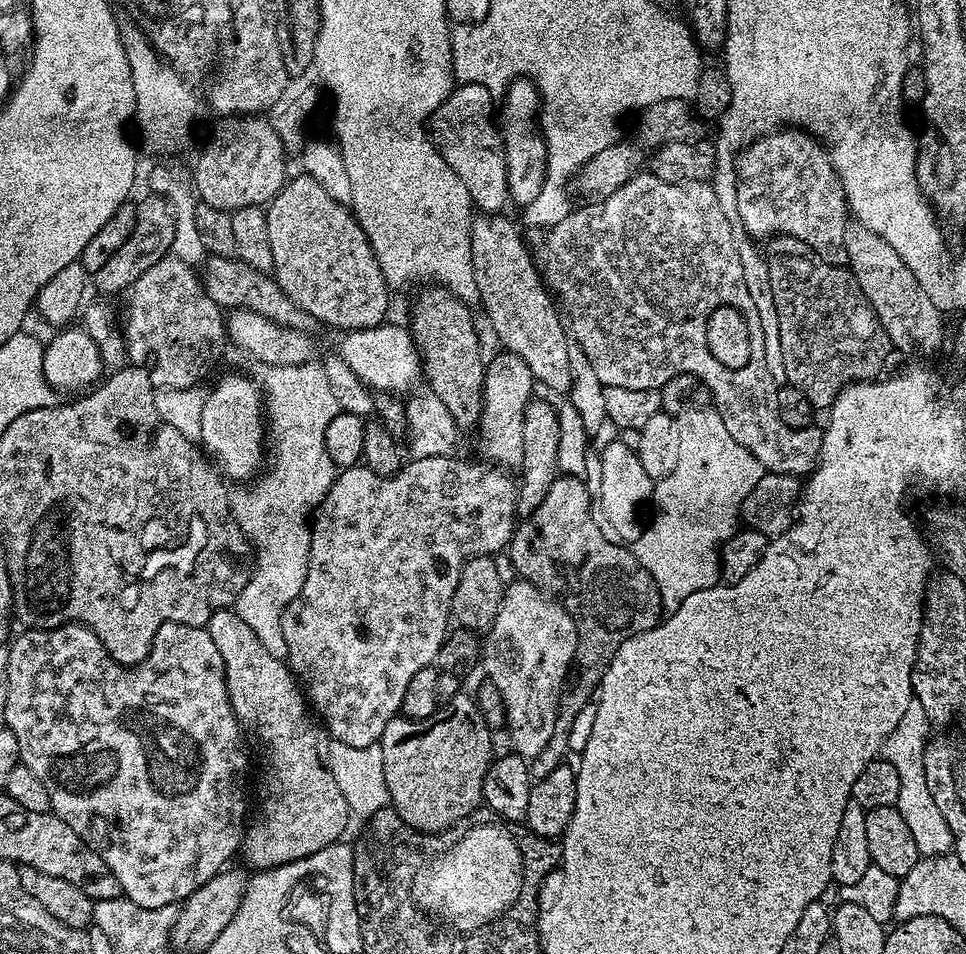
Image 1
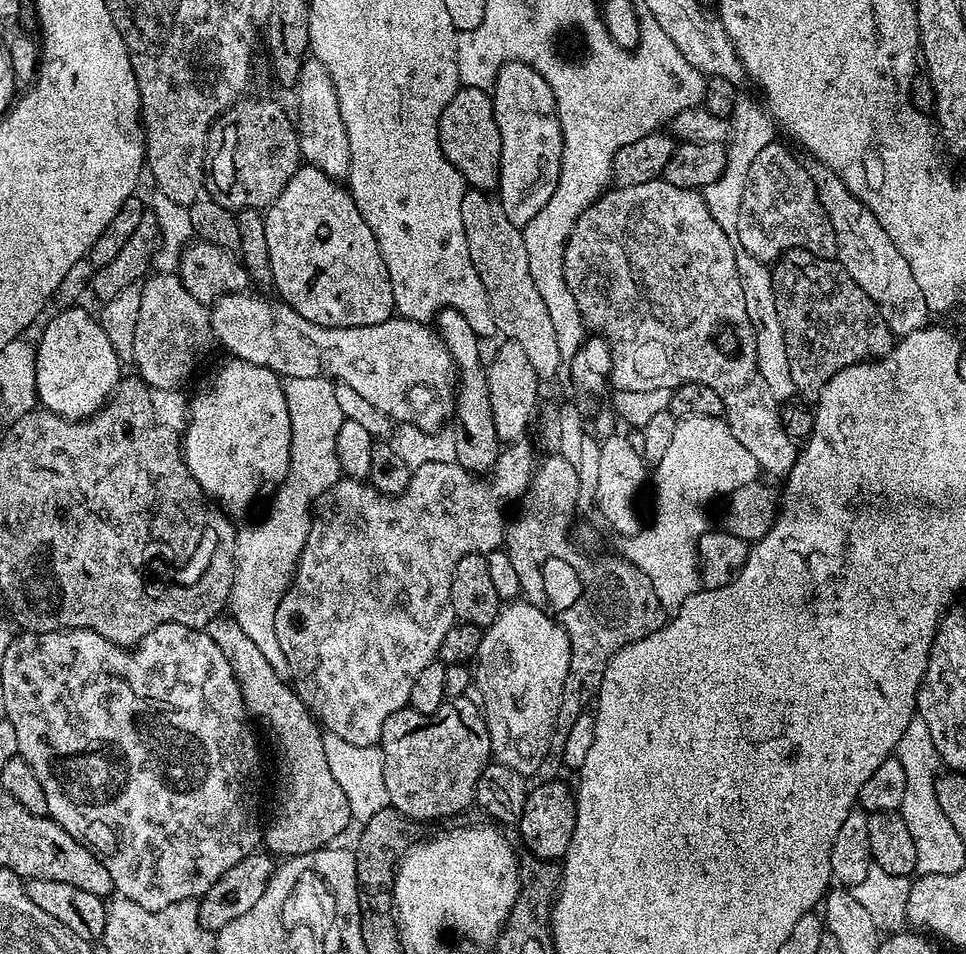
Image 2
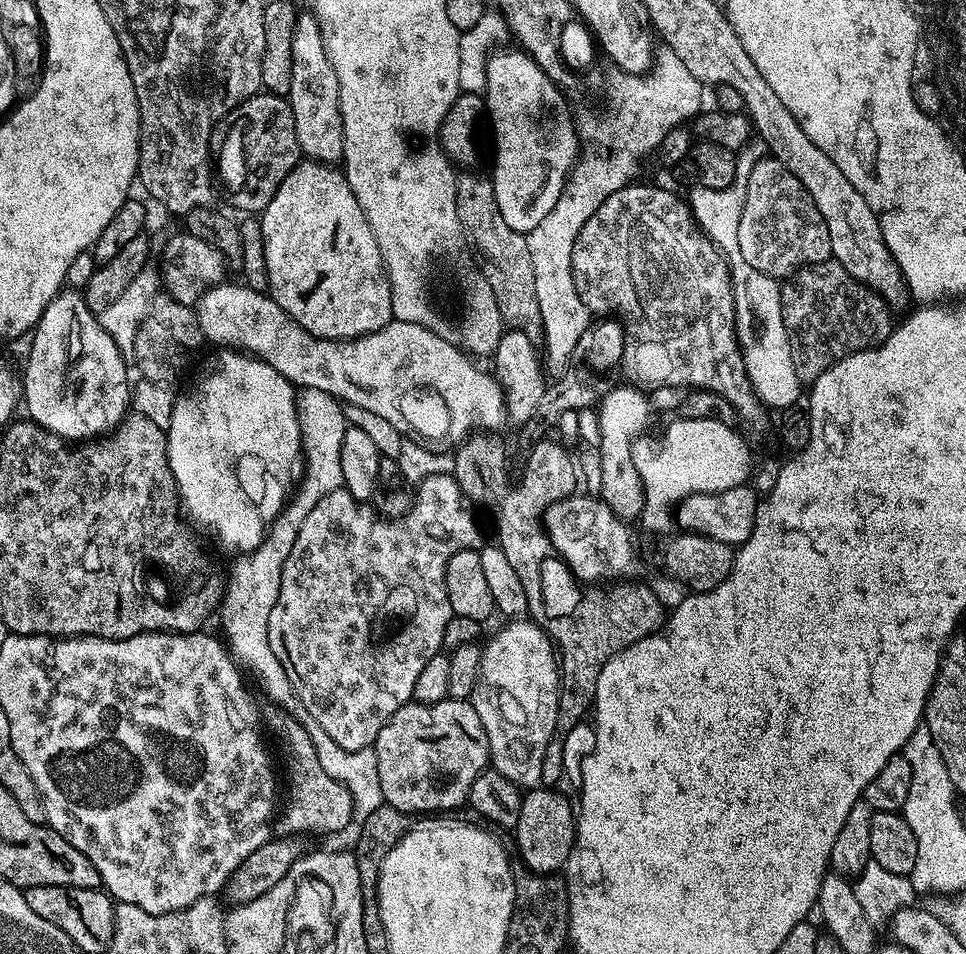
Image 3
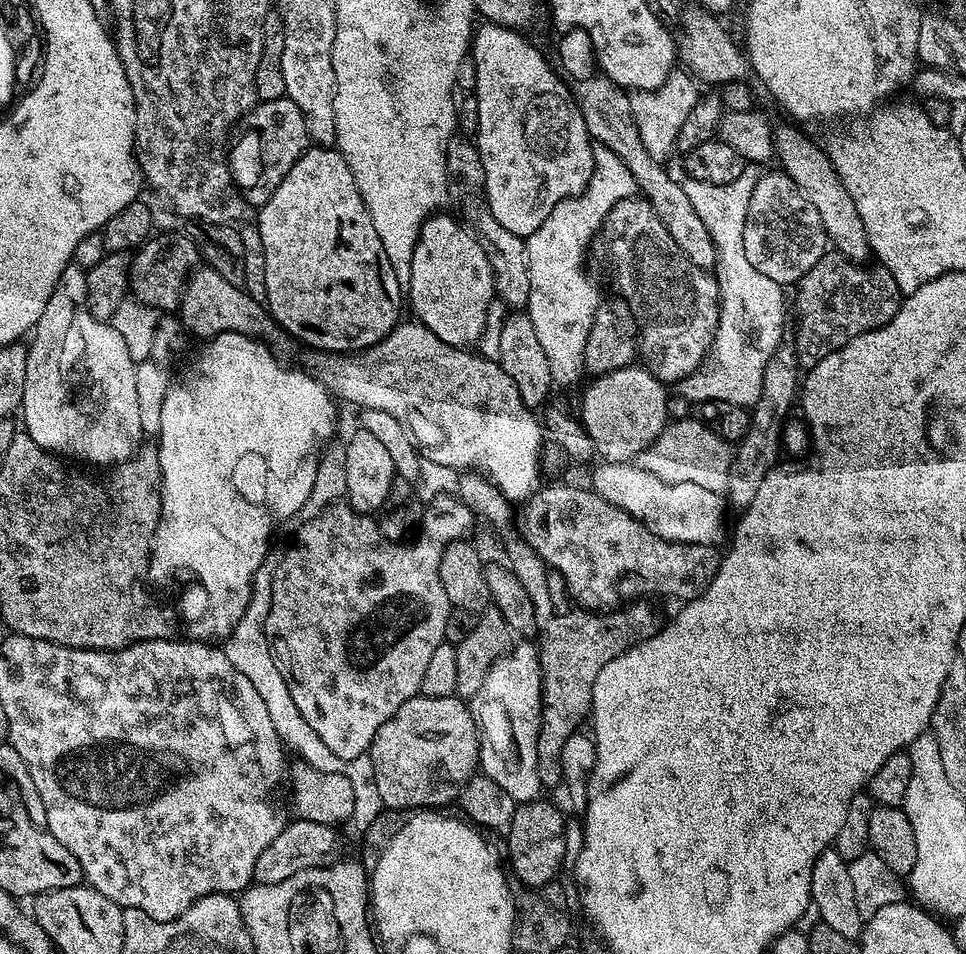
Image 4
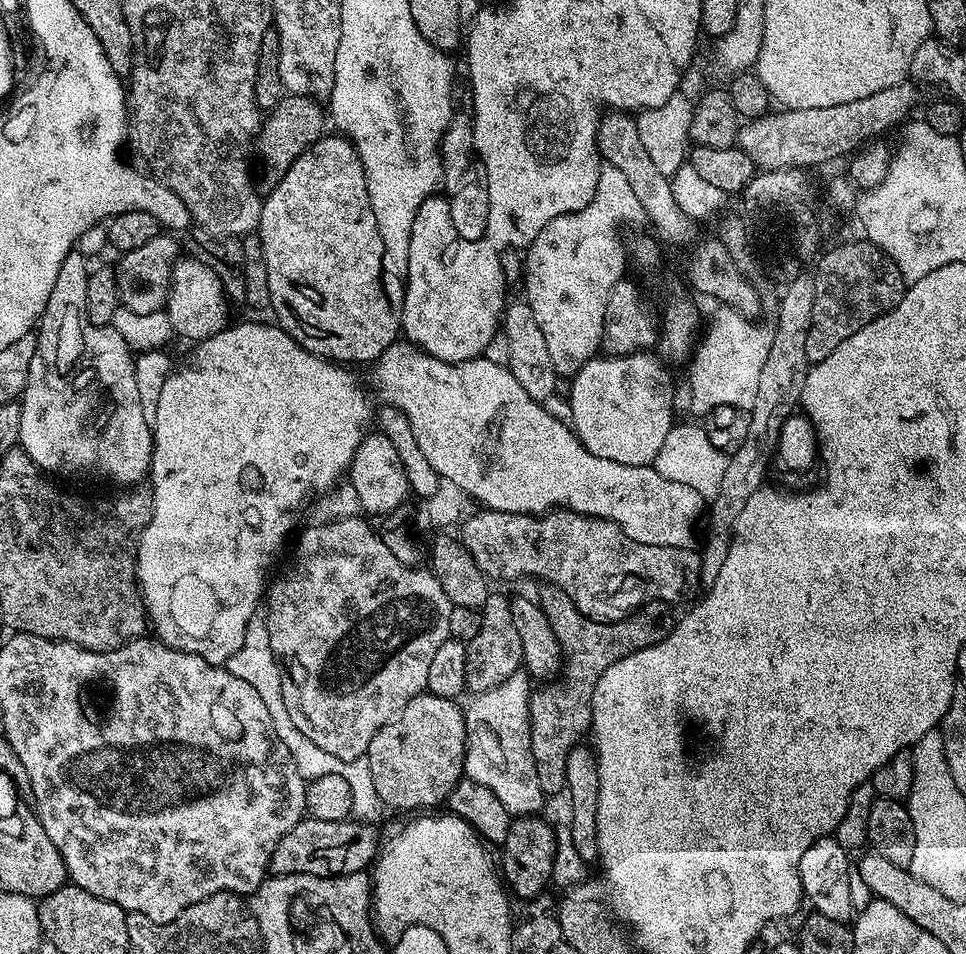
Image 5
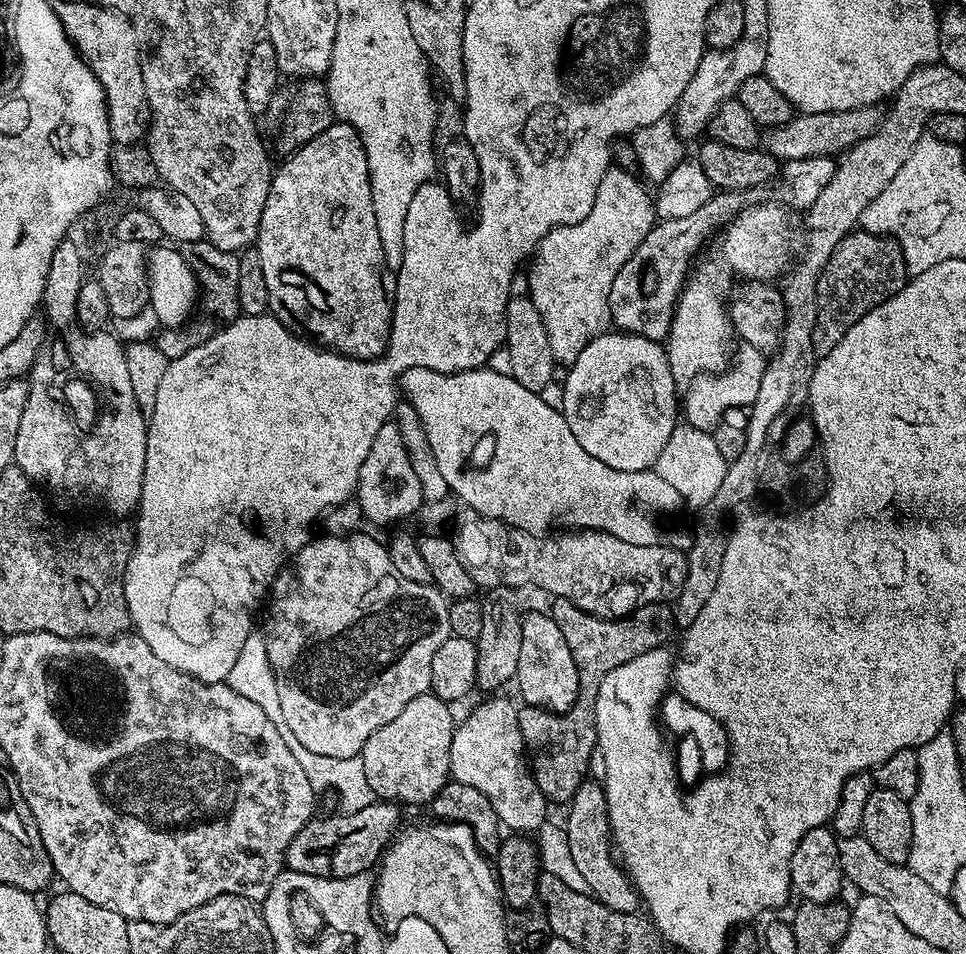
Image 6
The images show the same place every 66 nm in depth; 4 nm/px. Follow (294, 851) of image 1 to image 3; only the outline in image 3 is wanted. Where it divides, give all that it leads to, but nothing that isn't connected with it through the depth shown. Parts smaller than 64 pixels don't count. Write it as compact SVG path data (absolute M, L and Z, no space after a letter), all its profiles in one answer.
M280 714L272 720L272 728L280 735L280 744L284 747L284 764L288 767L288 805L279 813L274 828L277 833L293 838L308 836L328 836L331 832L340 832L352 820L354 797L322 767L318 760L318 750L312 741L311 731L303 728L288 714Z

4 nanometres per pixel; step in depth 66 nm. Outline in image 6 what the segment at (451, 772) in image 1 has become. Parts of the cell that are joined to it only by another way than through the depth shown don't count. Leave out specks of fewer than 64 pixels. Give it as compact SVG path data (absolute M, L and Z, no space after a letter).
M425 694L414 698L394 718L394 722L386 722L382 730L374 730L370 738L366 738L366 746L359 754L358 768L362 773L362 780L368 783L368 788L373 792L373 797L384 802L399 802L404 804L427 805L442 790L442 786L450 779L450 744L454 731L454 719L447 703L439 700L437 696Z

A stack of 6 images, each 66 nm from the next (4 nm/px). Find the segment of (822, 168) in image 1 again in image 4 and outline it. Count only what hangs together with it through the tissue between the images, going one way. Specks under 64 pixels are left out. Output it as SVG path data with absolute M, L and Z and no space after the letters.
M775 171L766 173L750 188L742 246L746 250L746 259L758 274L766 274L766 278L785 286L796 286L829 251L830 243L814 205L802 198L798 186L784 171Z

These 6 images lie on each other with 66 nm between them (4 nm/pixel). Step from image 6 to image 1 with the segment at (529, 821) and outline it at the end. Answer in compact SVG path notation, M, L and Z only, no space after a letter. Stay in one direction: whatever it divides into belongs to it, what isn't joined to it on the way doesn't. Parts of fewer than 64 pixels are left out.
M514 580L505 587L498 618L483 637L482 669L504 699L515 755L531 758L542 753L554 732L560 694L576 658L576 617L536 583Z

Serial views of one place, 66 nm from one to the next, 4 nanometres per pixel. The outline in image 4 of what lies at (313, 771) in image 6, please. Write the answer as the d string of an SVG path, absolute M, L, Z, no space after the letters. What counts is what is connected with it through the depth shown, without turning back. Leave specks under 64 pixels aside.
M262 567L256 571L256 577L252 580L252 593L250 602L246 606L246 614L242 614L238 626L234 628L232 635L223 645L226 658L230 658L230 666L234 666L234 670L238 670L238 674L244 675L254 685L254 690L258 690L258 695L262 697L262 703L270 714L270 722L274 722L274 730L278 730L280 741L284 743L285 749L289 753L297 752L300 755L297 757L303 763L314 766L319 772L339 774L350 778L350 782L354 786L354 794L358 798L378 797L378 786L374 782L374 770L371 766L363 759L343 760L338 758L338 754L334 754L334 750L330 750L326 746L326 742L322 742L322 738L318 738L318 734L314 734L314 730L310 730L310 726L302 718L302 714L298 714L298 706L294 706L294 698L290 698L290 686L286 686L286 682L282 678L282 670L278 670L276 659L272 656L272 648L268 645L266 618L270 614L271 601L270 572L267 567Z

